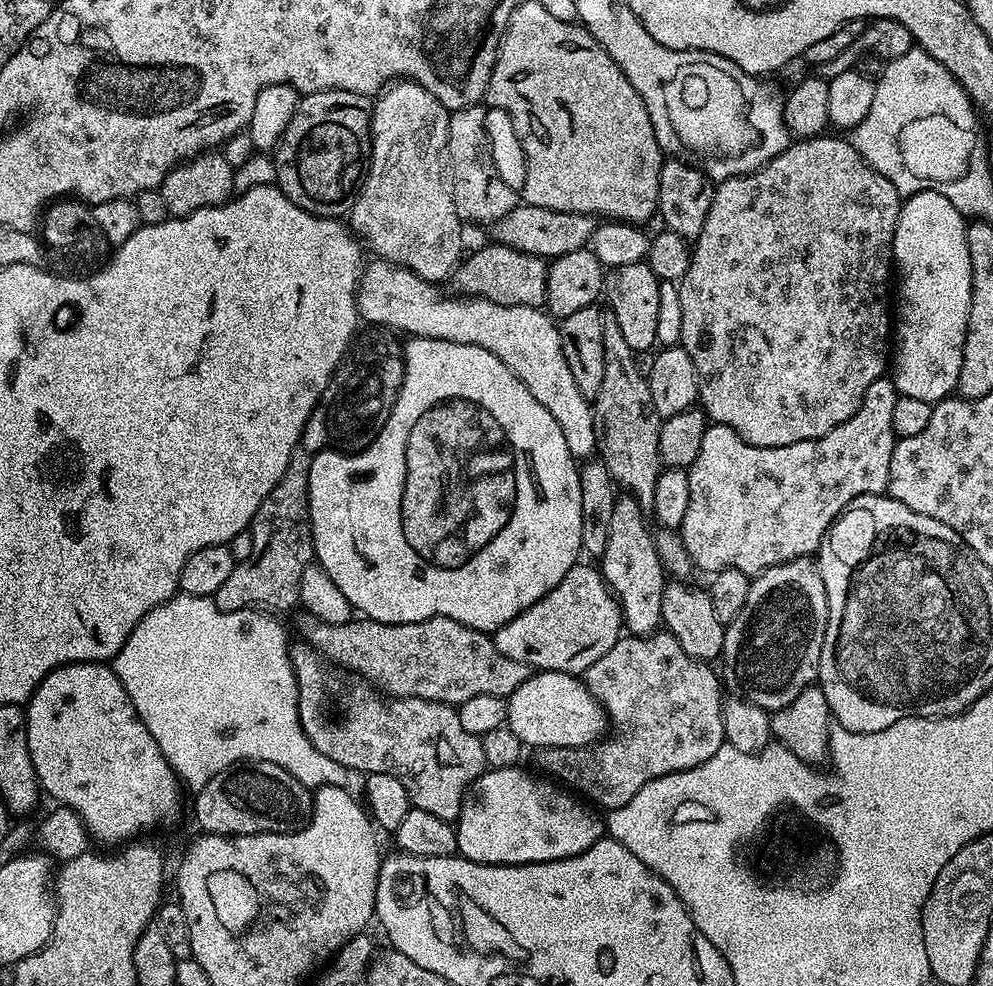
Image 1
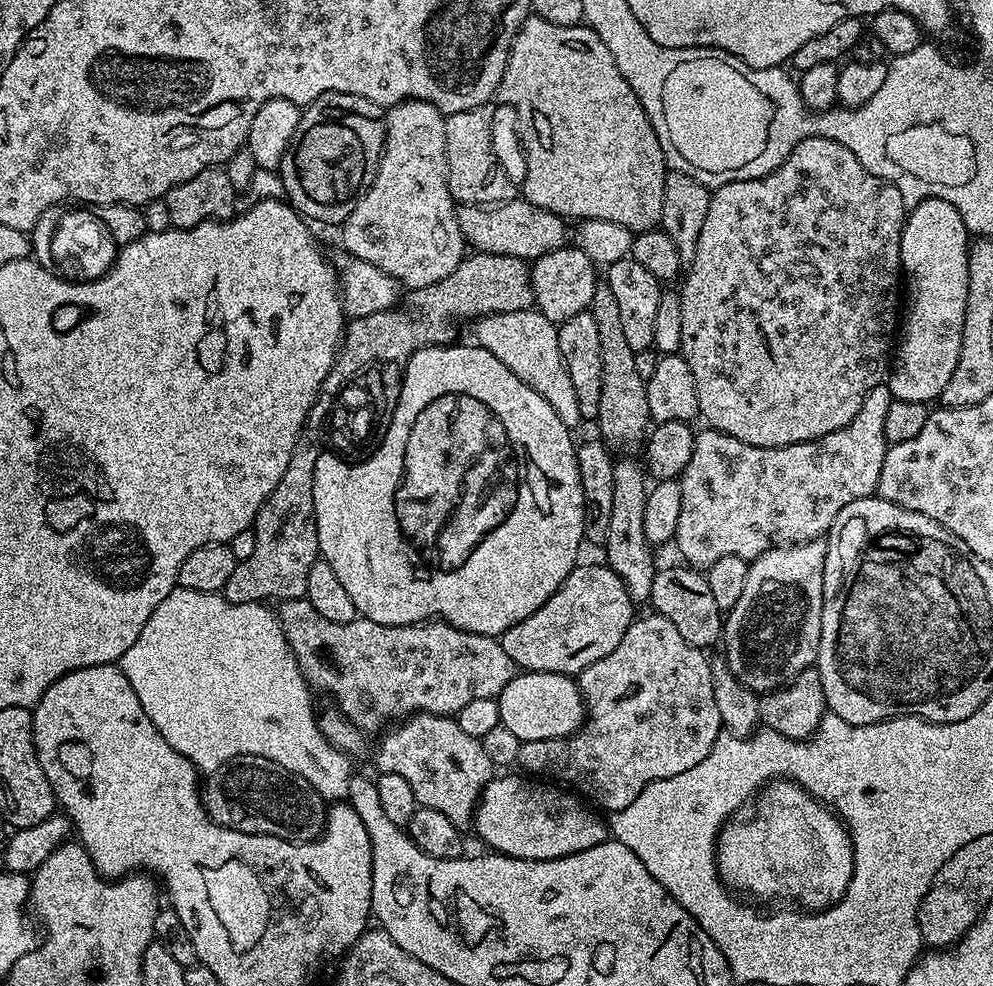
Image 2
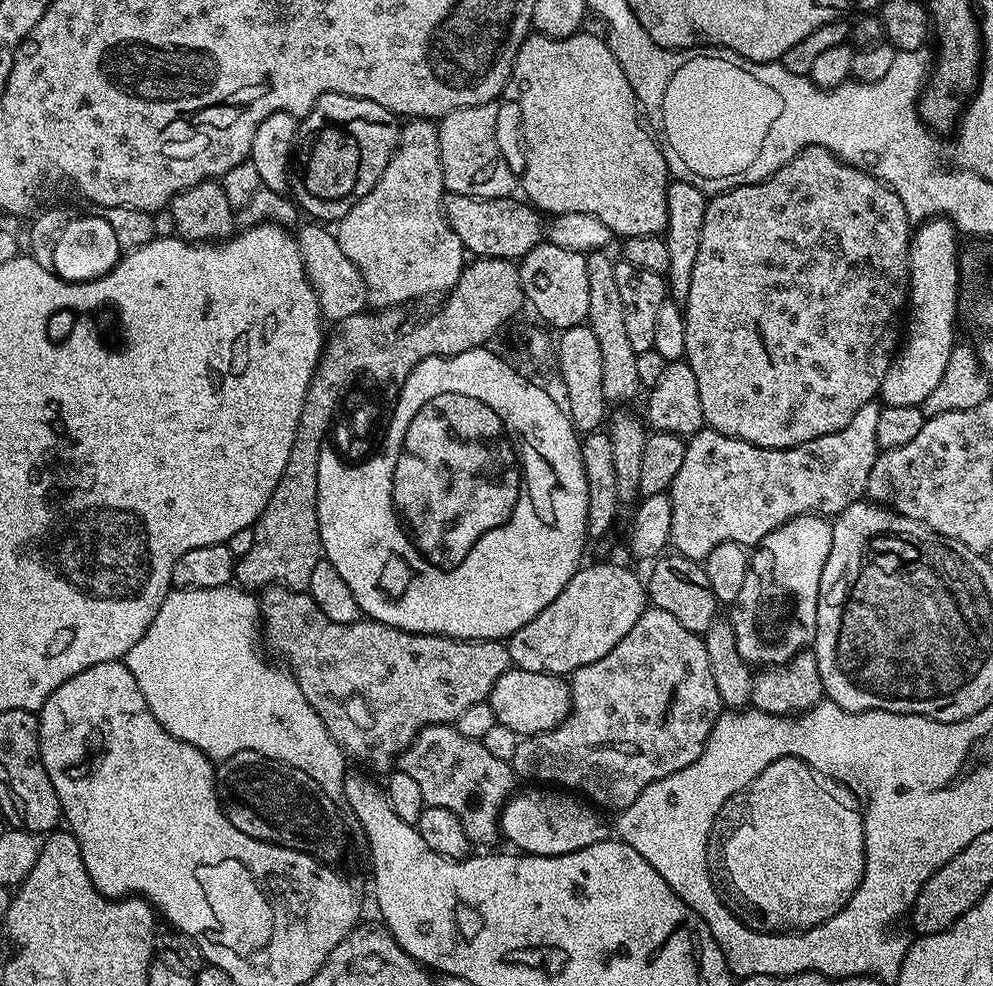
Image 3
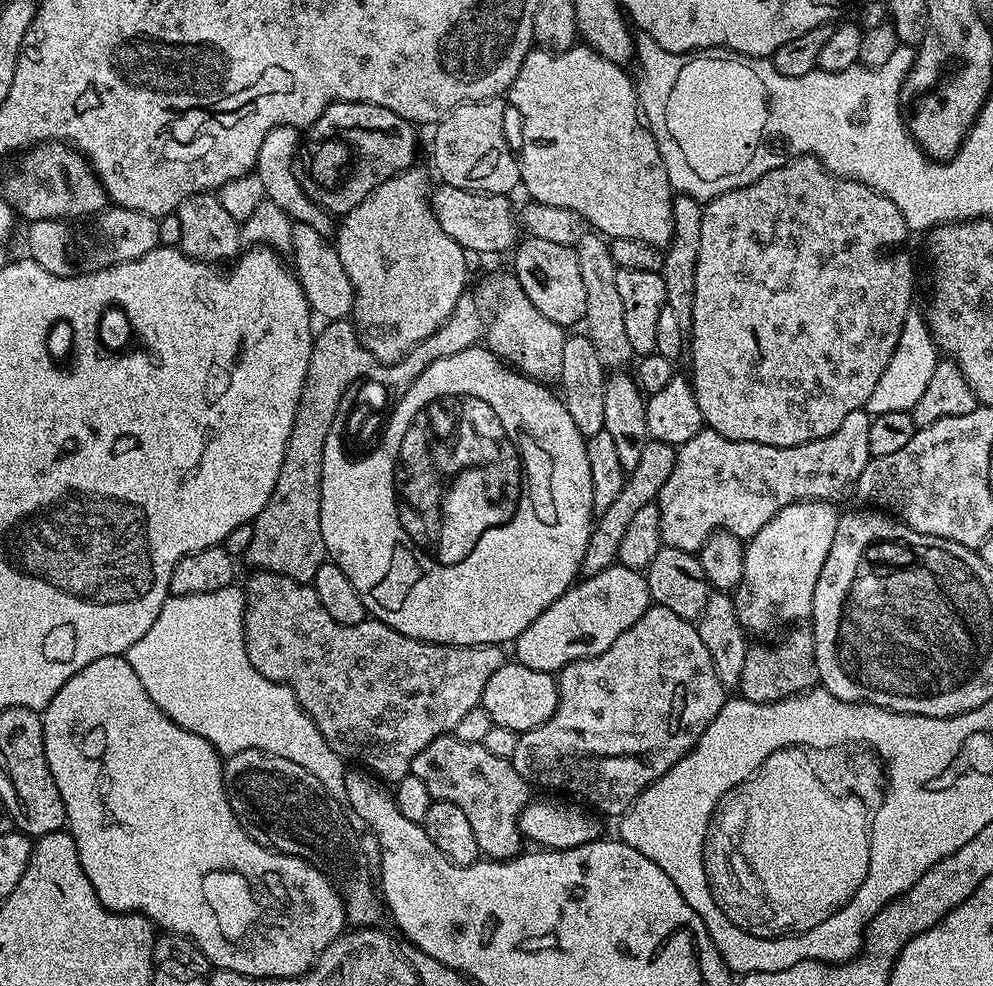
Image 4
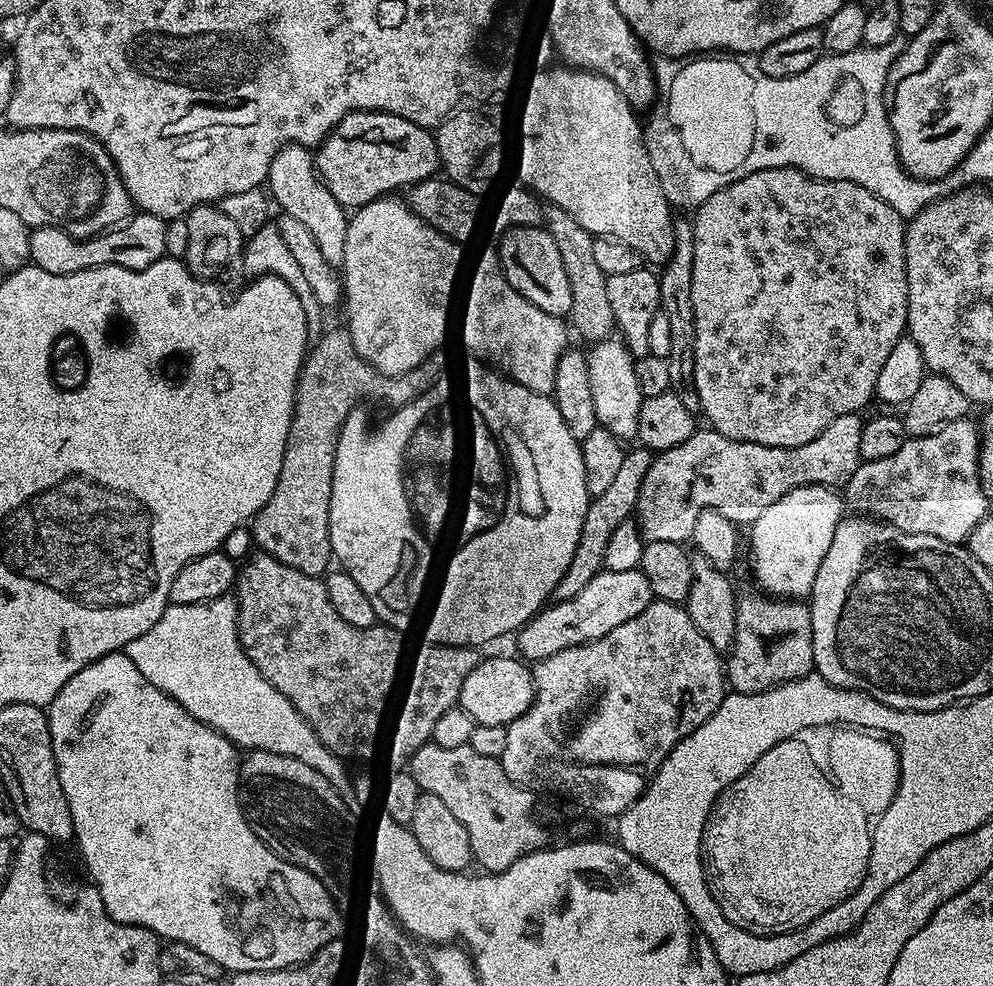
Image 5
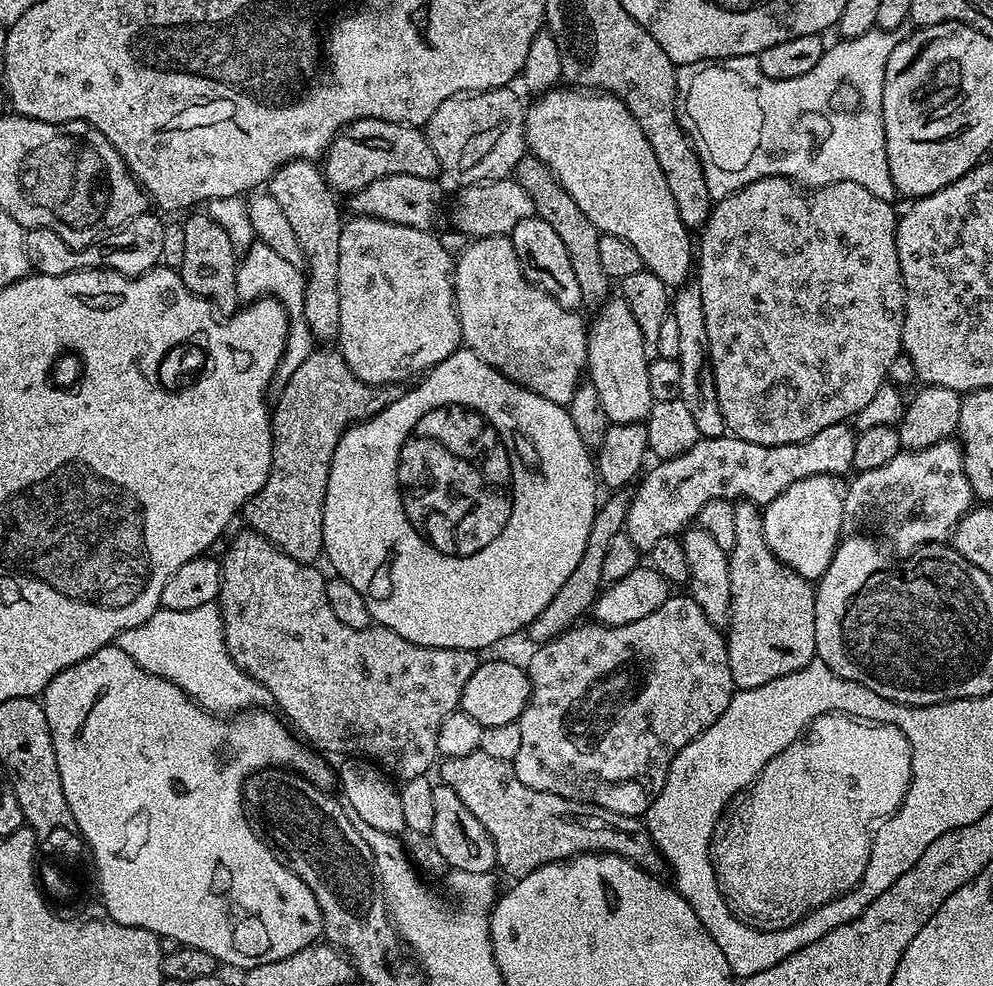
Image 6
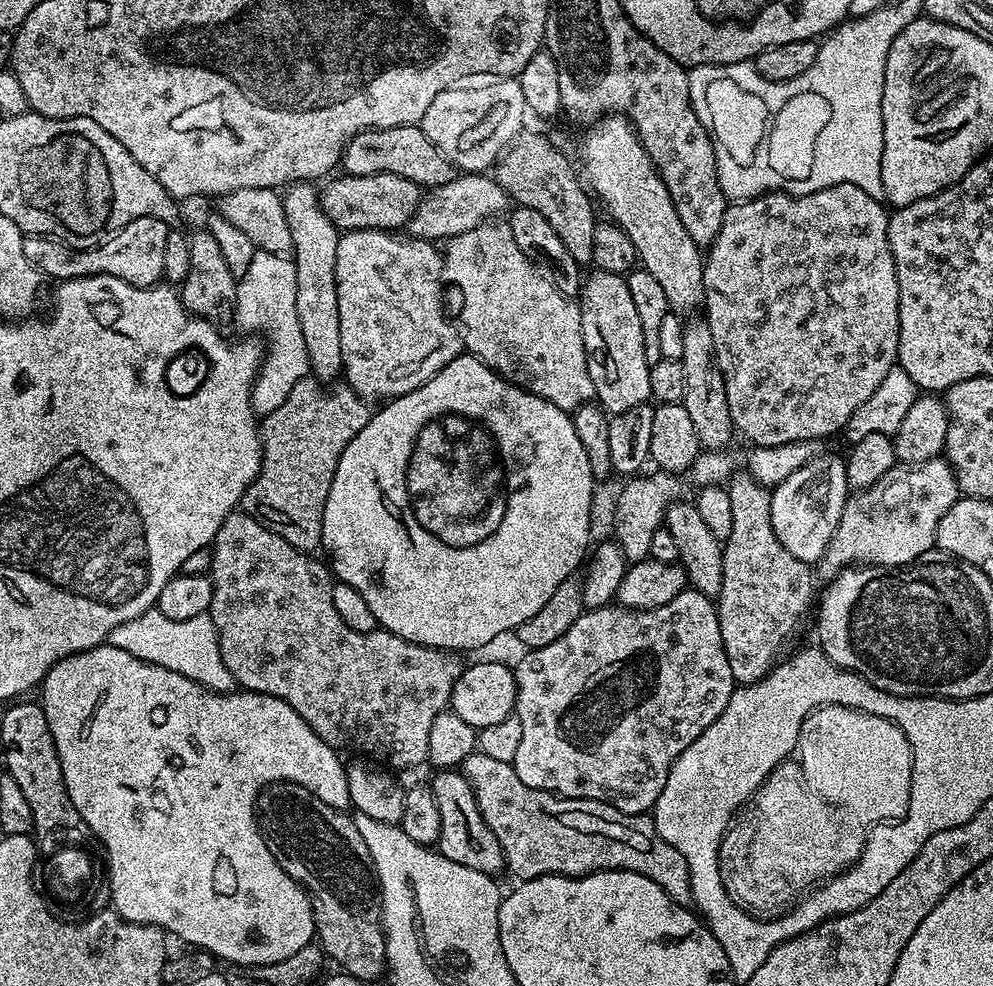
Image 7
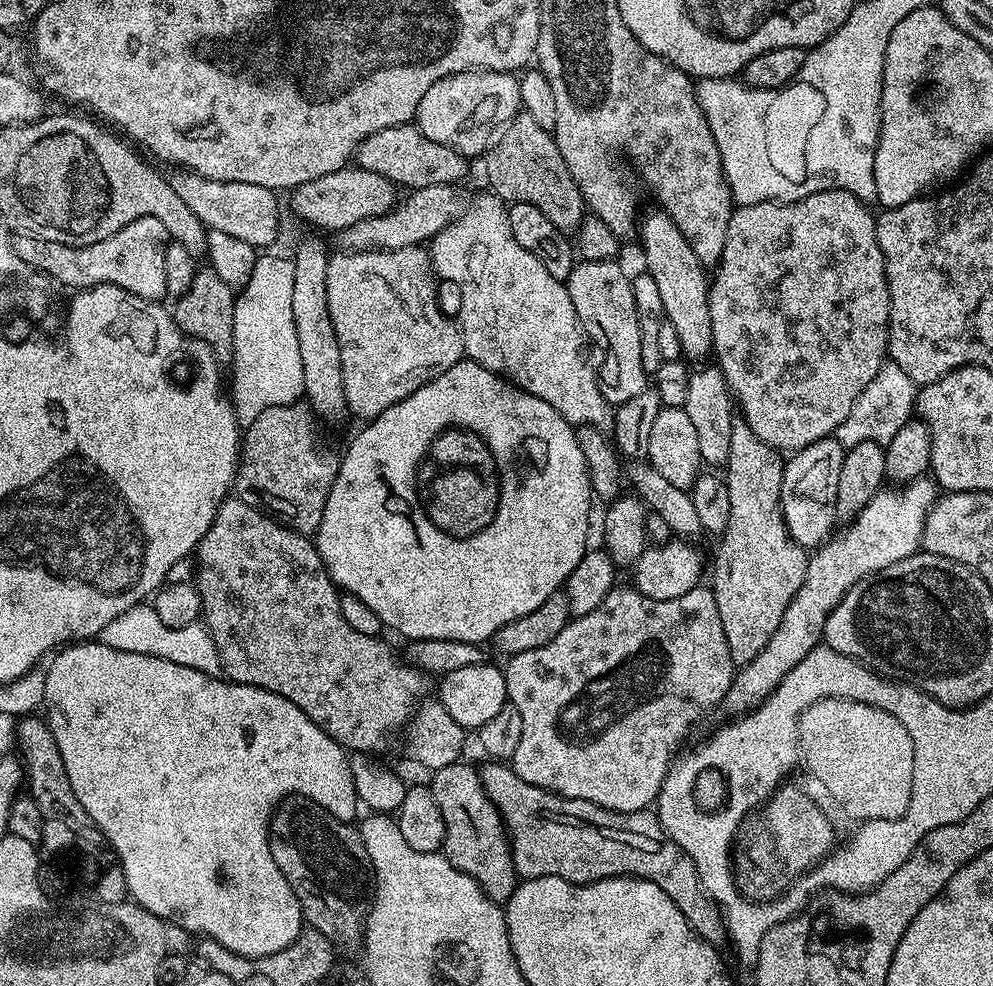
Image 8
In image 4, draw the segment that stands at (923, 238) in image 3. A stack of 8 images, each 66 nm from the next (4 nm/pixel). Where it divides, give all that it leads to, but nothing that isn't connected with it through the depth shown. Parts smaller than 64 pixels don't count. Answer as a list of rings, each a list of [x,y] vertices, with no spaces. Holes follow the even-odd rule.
[[[908,315],[904,319],[898,346],[894,354],[890,354],[890,362],[886,362],[886,370],[882,370],[882,375],[878,378],[878,383],[874,385],[874,390],[868,399],[866,405],[868,415],[874,417],[878,414],[911,412],[914,406],[918,406],[918,398],[922,398],[941,359],[941,353],[936,347],[936,339],[928,328],[927,319],[923,315]]]

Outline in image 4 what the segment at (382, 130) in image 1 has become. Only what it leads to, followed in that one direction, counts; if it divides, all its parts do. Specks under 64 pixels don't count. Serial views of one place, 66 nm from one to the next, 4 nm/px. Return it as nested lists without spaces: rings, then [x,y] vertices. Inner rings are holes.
[[[420,166],[407,168],[379,184],[366,199],[354,206],[354,210],[343,213],[341,220],[344,221],[341,224],[339,221],[334,232],[334,243],[356,295],[351,319],[370,354],[382,364],[395,364],[450,318],[454,306],[458,306],[458,298],[465,295],[467,289],[464,287],[468,284],[469,257],[464,248],[438,226],[432,213],[428,176]]]

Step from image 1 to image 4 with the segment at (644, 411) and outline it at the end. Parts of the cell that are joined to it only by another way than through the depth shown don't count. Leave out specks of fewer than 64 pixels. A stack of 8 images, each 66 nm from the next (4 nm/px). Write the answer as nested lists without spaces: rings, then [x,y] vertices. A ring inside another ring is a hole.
[[[585,234],[574,246],[578,258],[578,270],[582,270],[582,286],[586,286],[586,314],[582,321],[583,331],[594,342],[594,350],[598,350],[598,358],[602,358],[605,369],[620,370],[623,364],[631,365],[634,353],[630,346],[630,338],[626,338],[626,322],[622,322],[622,298],[618,294],[617,267],[612,257],[609,241],[600,234]]]

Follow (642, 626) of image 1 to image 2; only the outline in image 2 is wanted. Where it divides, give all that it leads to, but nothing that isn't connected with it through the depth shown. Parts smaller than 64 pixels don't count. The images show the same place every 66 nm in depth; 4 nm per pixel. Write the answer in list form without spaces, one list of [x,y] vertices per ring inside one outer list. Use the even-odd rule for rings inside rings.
[[[617,459],[614,463],[614,499],[610,505],[610,531],[606,534],[602,552],[608,555],[607,567],[613,568],[618,578],[622,578],[633,602],[640,602],[640,600],[647,601],[651,597],[658,564],[652,561],[654,548],[649,544],[646,529],[642,526],[649,485],[644,484],[646,472],[641,461],[636,460]]]

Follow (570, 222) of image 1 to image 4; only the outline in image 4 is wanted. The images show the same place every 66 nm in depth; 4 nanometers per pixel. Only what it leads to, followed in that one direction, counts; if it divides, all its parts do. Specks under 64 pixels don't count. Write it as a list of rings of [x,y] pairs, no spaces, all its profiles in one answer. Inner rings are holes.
[[[443,182],[437,185],[430,192],[434,218],[438,226],[442,226],[442,230],[446,230],[446,234],[450,234],[450,238],[454,238],[454,242],[464,248],[465,253],[515,249],[518,243],[518,216],[514,208],[512,212],[512,204],[508,201],[511,199],[507,195],[492,196],[489,192],[471,192]]]

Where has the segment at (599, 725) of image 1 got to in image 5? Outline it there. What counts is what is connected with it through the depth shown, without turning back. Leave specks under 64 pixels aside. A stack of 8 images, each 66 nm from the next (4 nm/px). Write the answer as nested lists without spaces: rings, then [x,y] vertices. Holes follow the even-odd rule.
[[[513,656],[487,659],[467,680],[461,696],[462,708],[471,714],[477,725],[512,726],[520,717],[532,711],[538,699],[533,669],[523,659]]]

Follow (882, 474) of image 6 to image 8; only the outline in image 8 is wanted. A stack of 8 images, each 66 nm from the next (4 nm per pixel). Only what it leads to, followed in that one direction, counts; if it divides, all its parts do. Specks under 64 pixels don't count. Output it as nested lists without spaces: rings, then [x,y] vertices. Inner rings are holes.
[[[927,475],[899,486],[885,486],[870,498],[870,502],[866,502],[866,506],[862,506],[859,514],[845,527],[848,528],[845,532],[837,531],[815,549],[808,558],[806,578],[802,578],[802,586],[786,608],[778,630],[774,630],[758,658],[743,665],[733,675],[722,708],[732,712],[728,714],[743,714],[758,707],[775,690],[778,682],[782,682],[782,678],[786,678],[786,674],[790,674],[790,670],[794,670],[794,666],[798,666],[798,662],[802,662],[802,658],[821,643],[826,618],[830,618],[834,606],[838,606],[858,581],[867,580],[873,572],[895,568],[898,562],[921,551],[922,530],[937,499],[938,485]]]

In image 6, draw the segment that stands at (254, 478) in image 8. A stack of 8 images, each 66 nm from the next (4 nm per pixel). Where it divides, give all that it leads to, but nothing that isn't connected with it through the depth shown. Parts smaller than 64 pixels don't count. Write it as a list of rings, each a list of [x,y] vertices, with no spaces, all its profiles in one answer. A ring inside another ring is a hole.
[[[332,346],[317,347],[294,370],[292,377],[279,389],[280,397],[275,397],[272,413],[272,465],[270,474],[266,478],[266,486],[258,490],[242,509],[242,520],[249,529],[257,532],[259,536],[265,536],[267,540],[278,550],[282,550],[290,558],[294,558],[300,564],[312,564],[316,559],[321,559],[324,550],[322,538],[322,514],[324,513],[324,499],[326,498],[326,486],[330,478],[330,466],[334,458],[334,450],[342,438],[342,434],[353,424],[367,420],[369,416],[375,416],[382,411],[387,404],[398,402],[402,398],[405,389],[399,384],[385,384],[373,387],[362,382],[346,366],[343,356]]]

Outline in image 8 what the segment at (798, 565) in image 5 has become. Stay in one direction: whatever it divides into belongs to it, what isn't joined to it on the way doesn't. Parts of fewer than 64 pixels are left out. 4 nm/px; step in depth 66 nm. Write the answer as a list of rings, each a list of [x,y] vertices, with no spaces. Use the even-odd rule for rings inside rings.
[[[829,438],[819,440],[810,446],[806,446],[801,452],[793,452],[787,457],[784,466],[784,477],[782,478],[782,494],[780,505],[786,522],[786,530],[794,542],[798,542],[805,550],[815,550],[829,539],[833,533],[832,522],[837,521],[836,499],[838,498],[838,473],[842,471],[842,458],[844,449],[837,440]]]

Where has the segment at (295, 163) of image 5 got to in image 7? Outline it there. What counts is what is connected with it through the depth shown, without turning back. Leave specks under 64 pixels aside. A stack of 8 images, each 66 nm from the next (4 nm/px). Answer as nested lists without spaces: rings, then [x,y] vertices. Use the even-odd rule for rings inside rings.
[[[297,182],[287,185],[287,187],[283,189],[282,199],[284,201],[284,209],[286,210],[286,226],[290,226],[290,238],[292,239],[292,250],[290,256],[292,260],[295,261],[297,268],[296,285],[298,286],[298,291],[296,292],[294,306],[298,306],[298,326],[302,329],[302,339],[306,342],[308,366],[311,375],[315,376],[317,380],[321,382],[332,382],[335,381],[344,370],[344,363],[342,362],[342,330],[338,330],[338,288],[336,286],[336,259],[338,258],[338,242],[340,241],[341,233],[334,226],[334,222],[330,222],[330,218],[326,218],[326,214],[320,205],[320,193],[315,183]]]

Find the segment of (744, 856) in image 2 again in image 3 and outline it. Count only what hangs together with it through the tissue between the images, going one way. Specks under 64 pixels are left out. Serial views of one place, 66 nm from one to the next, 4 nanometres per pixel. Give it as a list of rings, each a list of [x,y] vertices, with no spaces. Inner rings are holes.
[[[776,760],[754,778],[741,792],[735,792],[729,800],[724,803],[722,810],[712,823],[712,829],[708,835],[708,846],[706,849],[708,862],[708,877],[712,879],[712,885],[716,887],[716,893],[720,901],[726,905],[740,921],[753,928],[756,932],[799,932],[806,928],[813,928],[838,914],[850,902],[854,890],[864,877],[864,817],[861,809],[851,808],[844,800],[839,800],[839,795],[832,791],[829,796],[826,794],[814,794],[814,790],[802,790],[802,788],[790,788],[790,784],[776,784]]]

